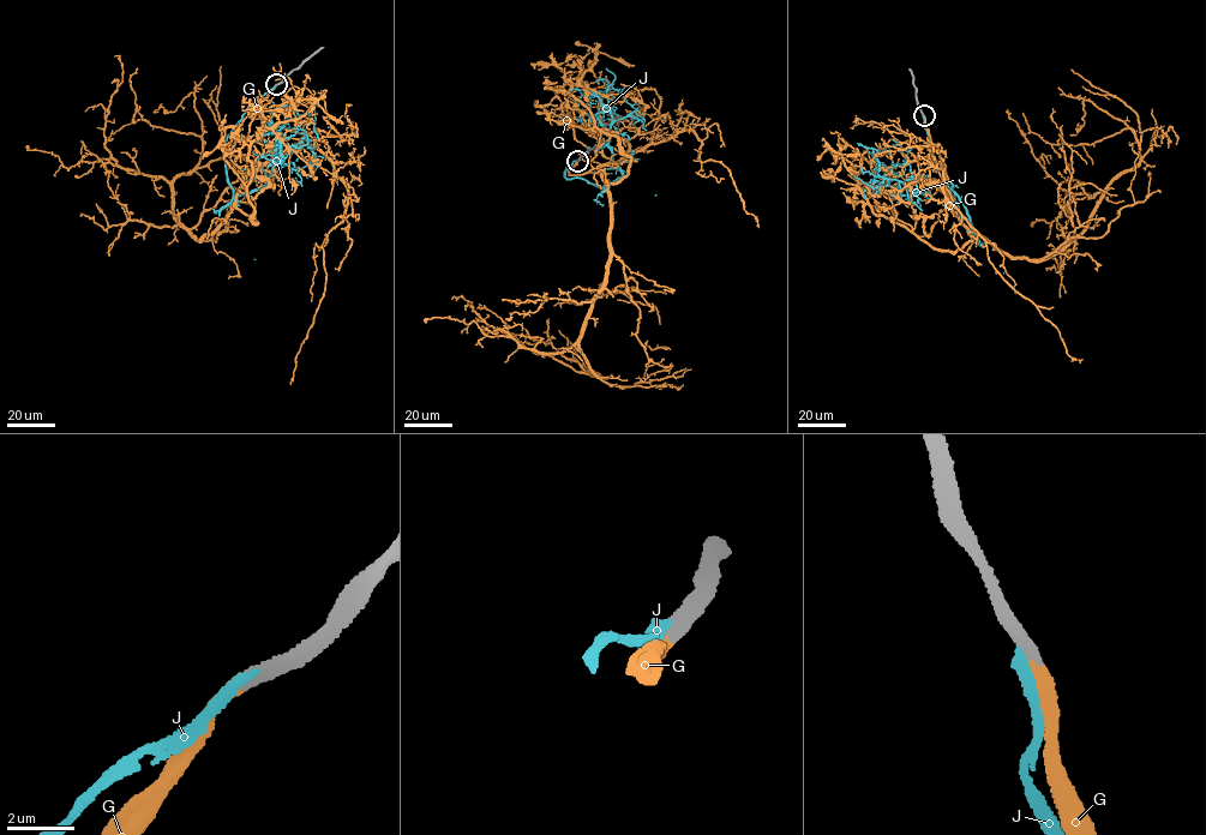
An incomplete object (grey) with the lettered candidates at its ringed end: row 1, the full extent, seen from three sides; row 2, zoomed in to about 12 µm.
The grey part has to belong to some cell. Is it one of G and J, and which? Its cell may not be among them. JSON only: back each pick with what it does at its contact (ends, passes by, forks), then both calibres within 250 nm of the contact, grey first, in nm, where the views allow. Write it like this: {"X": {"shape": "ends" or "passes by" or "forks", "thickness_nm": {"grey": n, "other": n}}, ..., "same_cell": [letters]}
{"G": {"shape": "ends", "thickness_nm": {"grey": 360, "other": 360}}, "same_cell": ["G"]}

